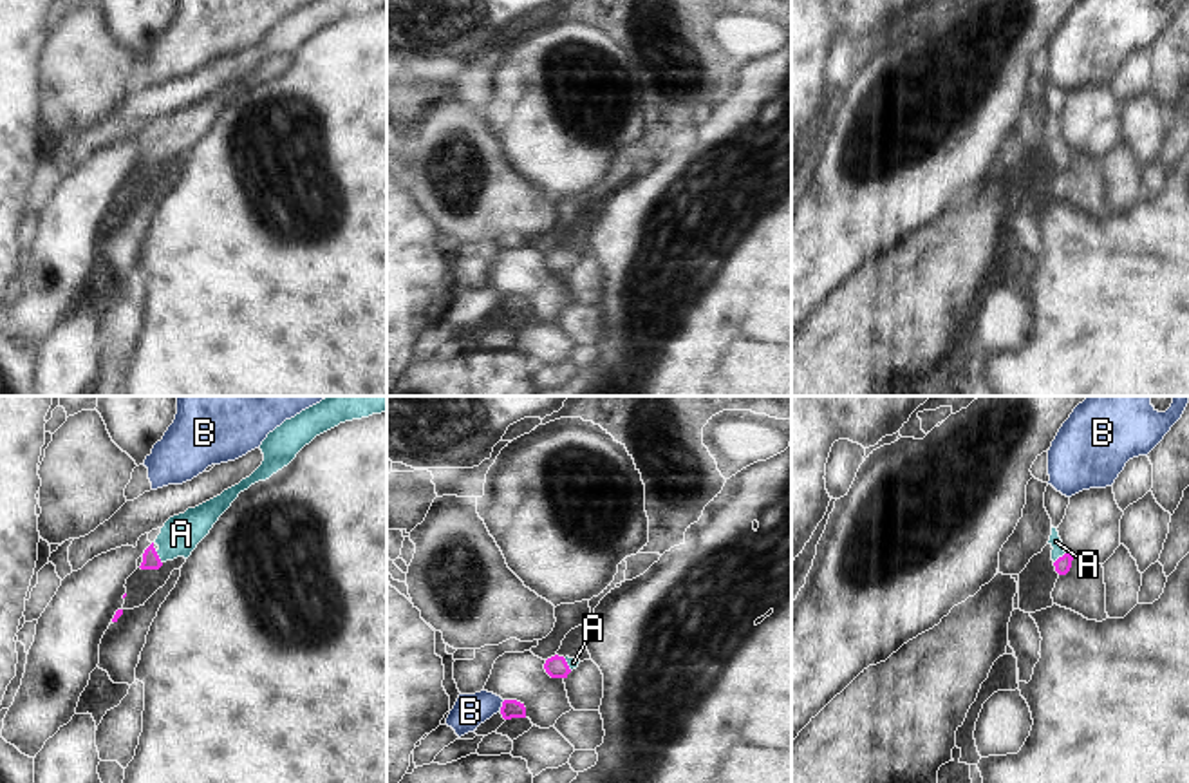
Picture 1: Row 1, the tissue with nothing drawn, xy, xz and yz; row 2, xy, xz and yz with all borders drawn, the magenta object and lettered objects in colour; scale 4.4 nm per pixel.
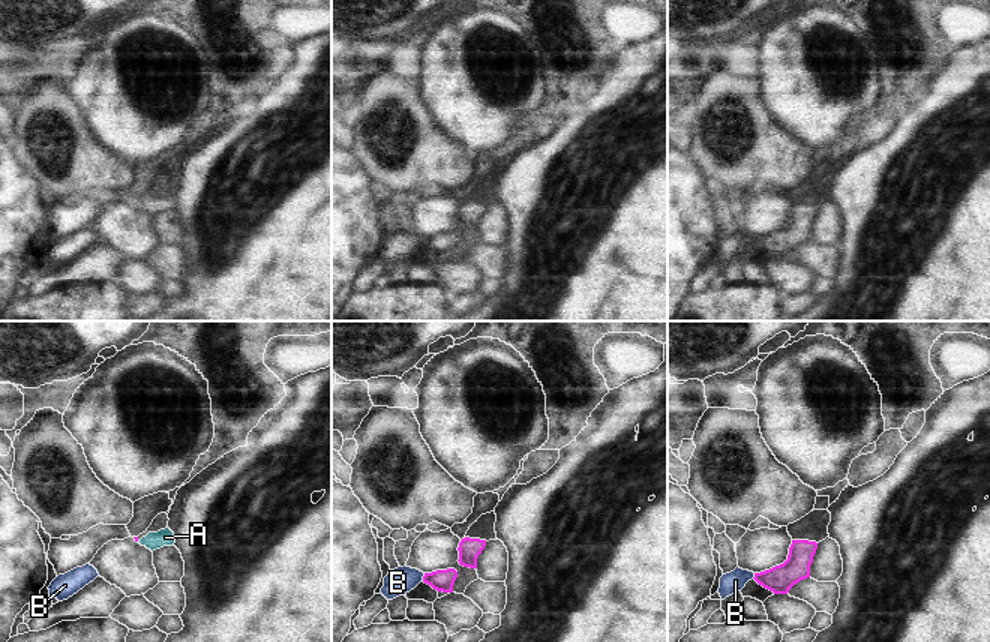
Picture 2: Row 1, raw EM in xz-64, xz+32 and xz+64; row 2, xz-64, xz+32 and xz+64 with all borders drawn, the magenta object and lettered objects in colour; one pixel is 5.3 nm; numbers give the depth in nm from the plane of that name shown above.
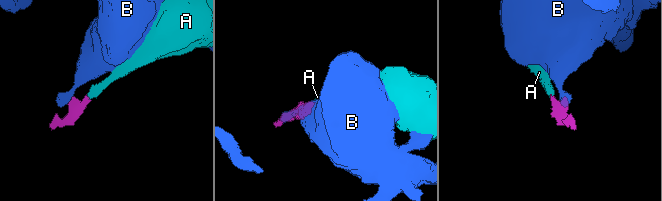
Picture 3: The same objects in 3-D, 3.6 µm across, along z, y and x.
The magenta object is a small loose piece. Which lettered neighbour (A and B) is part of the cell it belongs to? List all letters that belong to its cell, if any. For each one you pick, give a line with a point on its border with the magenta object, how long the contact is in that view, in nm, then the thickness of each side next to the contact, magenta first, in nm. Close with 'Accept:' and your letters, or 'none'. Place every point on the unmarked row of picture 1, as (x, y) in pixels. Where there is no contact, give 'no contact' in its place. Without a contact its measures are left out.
A: xy (158, 152) | 70 nm | 80/170 nm
Accept: A

